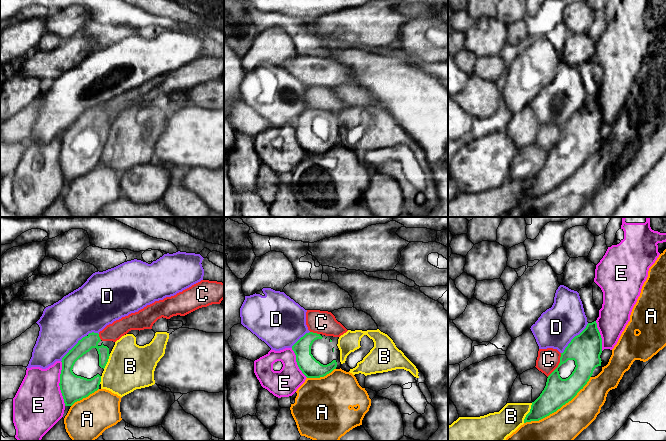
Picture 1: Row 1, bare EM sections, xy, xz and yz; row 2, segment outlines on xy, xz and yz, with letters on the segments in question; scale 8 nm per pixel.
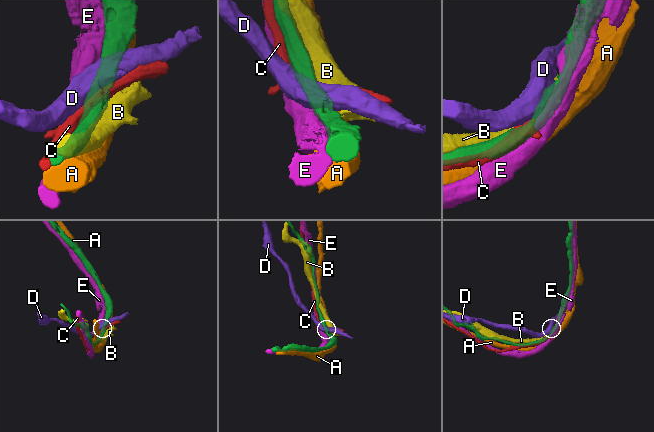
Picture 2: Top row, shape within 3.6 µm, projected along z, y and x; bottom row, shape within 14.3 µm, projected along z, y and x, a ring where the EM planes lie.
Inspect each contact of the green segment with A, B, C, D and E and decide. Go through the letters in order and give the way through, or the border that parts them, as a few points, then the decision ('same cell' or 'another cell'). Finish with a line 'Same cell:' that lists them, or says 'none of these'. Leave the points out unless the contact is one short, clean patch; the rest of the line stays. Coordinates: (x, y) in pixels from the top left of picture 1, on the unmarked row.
A: another cell
B: another cell
C: another cell
D: another cell
E: another cell
Same cell: none of these

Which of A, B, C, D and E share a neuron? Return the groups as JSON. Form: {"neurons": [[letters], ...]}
{"neurons": [["A"], ["B"], ["C"], ["D"], ["E"]]}

